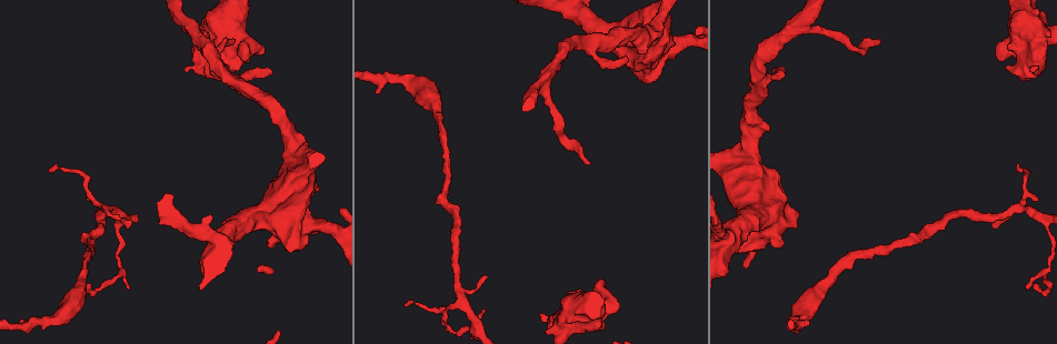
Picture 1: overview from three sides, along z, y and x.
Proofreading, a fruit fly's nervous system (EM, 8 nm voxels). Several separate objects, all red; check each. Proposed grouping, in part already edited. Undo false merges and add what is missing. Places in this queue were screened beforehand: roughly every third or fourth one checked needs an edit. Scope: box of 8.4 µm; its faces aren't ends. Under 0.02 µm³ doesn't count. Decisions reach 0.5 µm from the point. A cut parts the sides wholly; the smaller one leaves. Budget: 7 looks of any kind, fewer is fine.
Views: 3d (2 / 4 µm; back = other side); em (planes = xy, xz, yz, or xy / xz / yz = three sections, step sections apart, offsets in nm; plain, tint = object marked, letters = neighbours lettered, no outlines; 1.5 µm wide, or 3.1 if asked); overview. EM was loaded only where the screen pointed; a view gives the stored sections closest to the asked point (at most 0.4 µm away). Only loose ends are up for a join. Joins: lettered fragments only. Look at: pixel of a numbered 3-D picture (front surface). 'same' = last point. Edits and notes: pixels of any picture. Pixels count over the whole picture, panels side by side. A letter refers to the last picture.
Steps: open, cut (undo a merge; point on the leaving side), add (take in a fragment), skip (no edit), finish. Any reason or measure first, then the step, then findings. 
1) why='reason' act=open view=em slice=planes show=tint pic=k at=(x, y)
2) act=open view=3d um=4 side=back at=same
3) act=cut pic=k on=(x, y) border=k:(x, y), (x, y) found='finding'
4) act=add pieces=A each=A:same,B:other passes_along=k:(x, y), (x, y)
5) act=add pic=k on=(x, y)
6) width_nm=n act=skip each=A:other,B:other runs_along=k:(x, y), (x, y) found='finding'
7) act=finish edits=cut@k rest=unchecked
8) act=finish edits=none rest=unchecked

why='tapers out' act=open view=3d um=4 pic=1 at=(1034, 283)

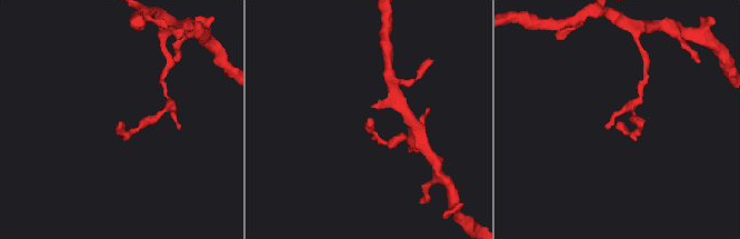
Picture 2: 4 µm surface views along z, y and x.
why='shape alone is not enough' act=open view=em slice=xz step=4 show=letters pic=2 at=(618, 122)

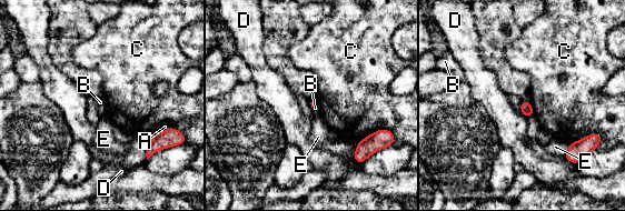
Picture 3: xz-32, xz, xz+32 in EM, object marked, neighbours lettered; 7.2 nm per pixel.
longest_contact=C:220nm act=skip each=A:other,B:other,C:other,D:other,E:other found='no lettered fragment goes on from it'

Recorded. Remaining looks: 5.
why='thick turns thin' act=open view=em slice=xz step=4 show=tint pic=1 at=(63, 317)

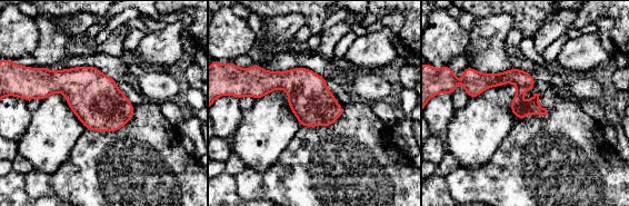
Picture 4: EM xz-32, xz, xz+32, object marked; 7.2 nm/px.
why='another direction' act=open view=em slice=planes show=letters at=same

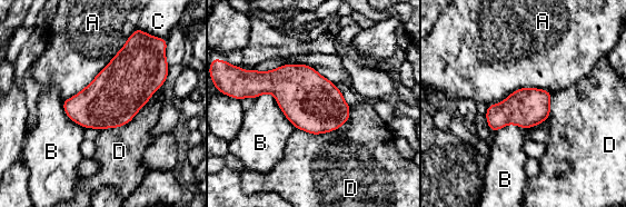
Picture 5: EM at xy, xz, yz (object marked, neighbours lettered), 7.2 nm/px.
act=skip each=A:other,B:other,C:other,D:other border=5:(350, 106), (335, 129), (296, 129) found='all the same cell'

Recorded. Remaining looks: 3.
why='thick end' act=open view=3d um=2 pic=1 at=(769, 128)

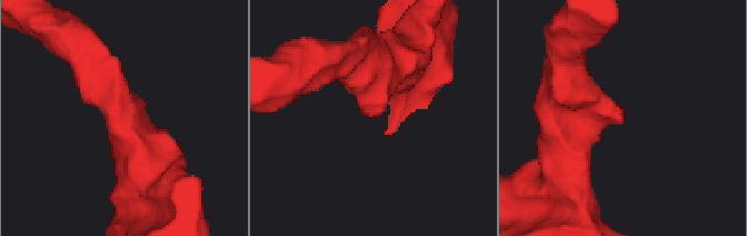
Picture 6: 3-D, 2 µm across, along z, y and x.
act=open view=em slice=planes show=plain pic=6 at=(363, 114)

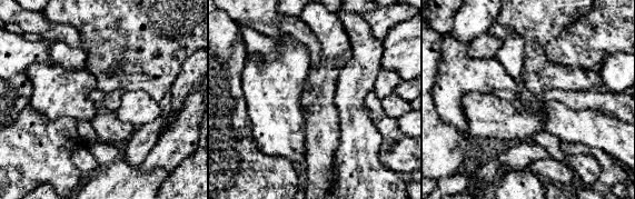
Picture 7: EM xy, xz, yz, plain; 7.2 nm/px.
act=open view=em slice=planes show=letters at=same

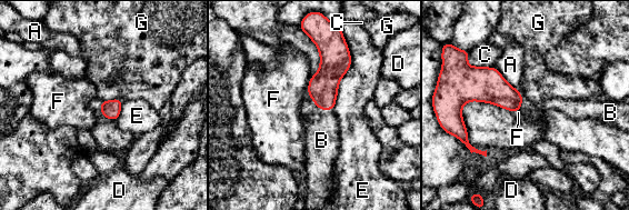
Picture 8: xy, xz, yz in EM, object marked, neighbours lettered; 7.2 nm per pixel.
act=add pieces=B each=A:other,B:same,C:other,D:other,E:other,F:other,G:other passes_along=8:(322, 88), (323, 109), (321, 140) found='the cell continues'

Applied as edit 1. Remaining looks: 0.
act=finish edits=add@8 rest=unchecked

